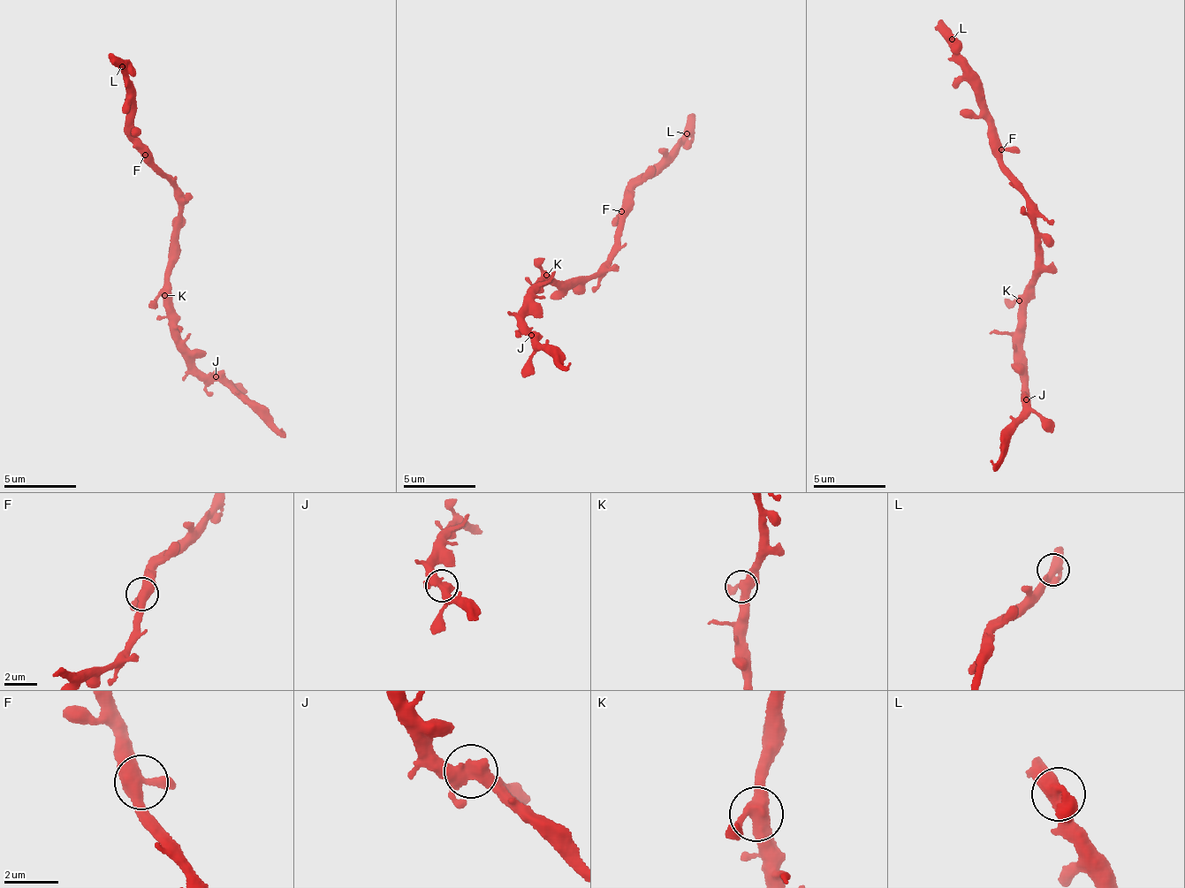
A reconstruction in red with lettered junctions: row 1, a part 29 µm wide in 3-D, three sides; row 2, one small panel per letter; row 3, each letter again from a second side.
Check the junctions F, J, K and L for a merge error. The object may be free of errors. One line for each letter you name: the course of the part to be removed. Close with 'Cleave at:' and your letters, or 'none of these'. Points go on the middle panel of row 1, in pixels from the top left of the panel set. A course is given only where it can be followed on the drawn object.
Cleave at: none of these

